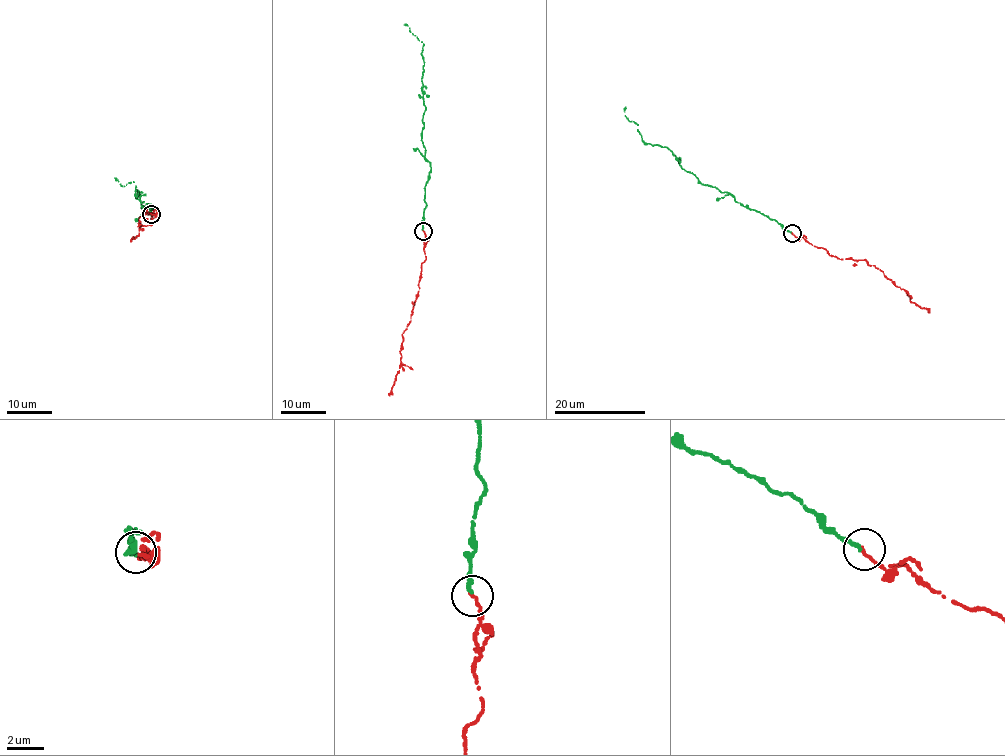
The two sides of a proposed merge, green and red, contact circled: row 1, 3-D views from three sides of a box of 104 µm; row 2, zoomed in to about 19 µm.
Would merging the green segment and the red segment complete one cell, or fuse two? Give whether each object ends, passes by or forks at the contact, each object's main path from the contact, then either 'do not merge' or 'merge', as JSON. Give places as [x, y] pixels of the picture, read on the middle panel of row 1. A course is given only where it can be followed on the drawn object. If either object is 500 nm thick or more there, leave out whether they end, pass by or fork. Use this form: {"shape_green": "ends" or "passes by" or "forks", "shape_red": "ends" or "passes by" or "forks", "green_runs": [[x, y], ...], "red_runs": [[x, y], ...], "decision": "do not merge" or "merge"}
{"shape_green": "ends", "shape_red": "ends", "green_runs": [[423, 231], [431, 165], [421, 139], [425, 107], [421, 81], [424, 43], [404, 25]], "red_runs": [[423, 231], [425, 259], [422, 263], [418, 296], [401, 334], [399, 371], [388, 396]], "decision": "merge"}

